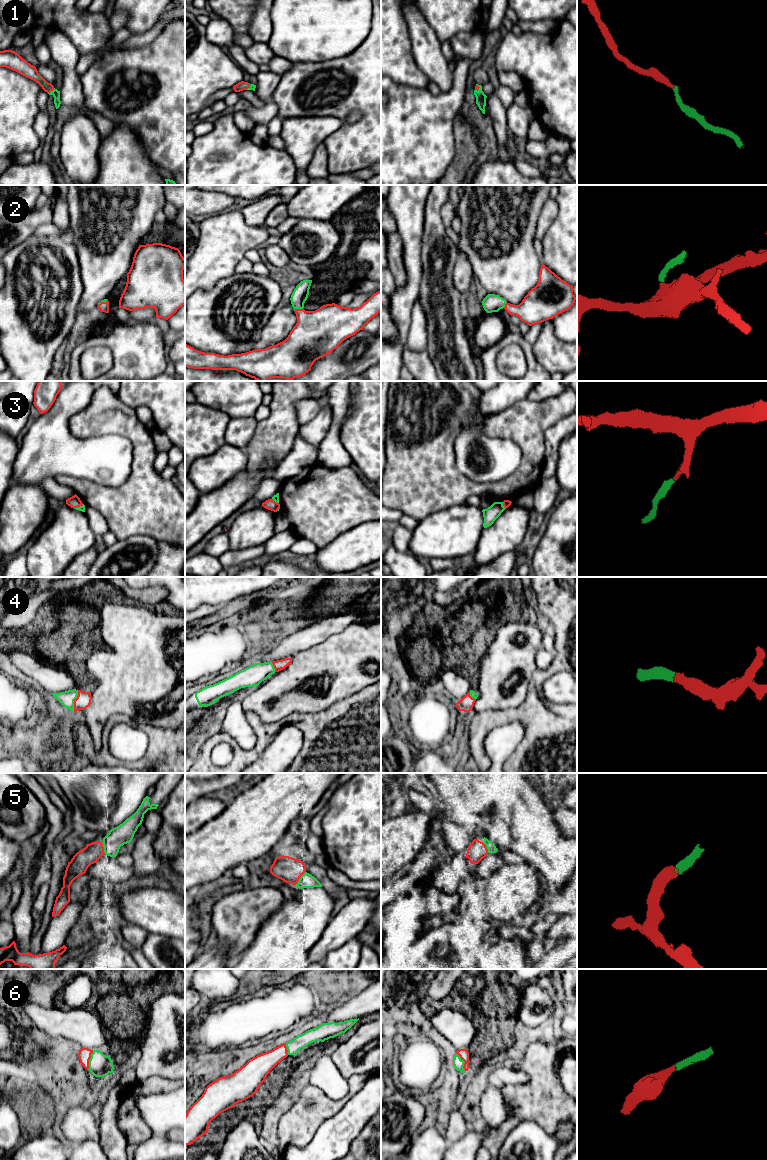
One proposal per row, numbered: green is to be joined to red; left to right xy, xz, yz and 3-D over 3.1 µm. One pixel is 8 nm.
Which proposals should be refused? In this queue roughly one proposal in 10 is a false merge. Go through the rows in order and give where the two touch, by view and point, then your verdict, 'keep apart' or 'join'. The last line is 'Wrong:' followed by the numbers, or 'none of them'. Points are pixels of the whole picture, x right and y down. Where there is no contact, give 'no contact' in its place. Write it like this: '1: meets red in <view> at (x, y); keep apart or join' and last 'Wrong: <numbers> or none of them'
1: meets red in xy at (51, 90); join
2: meets red in xz at (299, 309); join
3: meets red in xy at (78, 506); join
4: meets red in xy at (74, 701); join
5: meets red in xz at (299, 878); join
6: meets red in xy at (89, 1059); join
Wrong: none of them

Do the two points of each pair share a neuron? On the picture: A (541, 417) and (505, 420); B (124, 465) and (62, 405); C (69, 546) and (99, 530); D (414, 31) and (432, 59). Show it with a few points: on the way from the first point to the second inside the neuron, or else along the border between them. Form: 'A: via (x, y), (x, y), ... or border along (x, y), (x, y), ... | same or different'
A: via (532, 418), (529, 420), (514, 420) | same
B: via (102, 460), (88, 459), (62, 433), (62, 427) | same
C: border along (84, 512), (89, 527), (98, 539) | different
D: via (421, 38), (425, 43), (427, 52) | same

